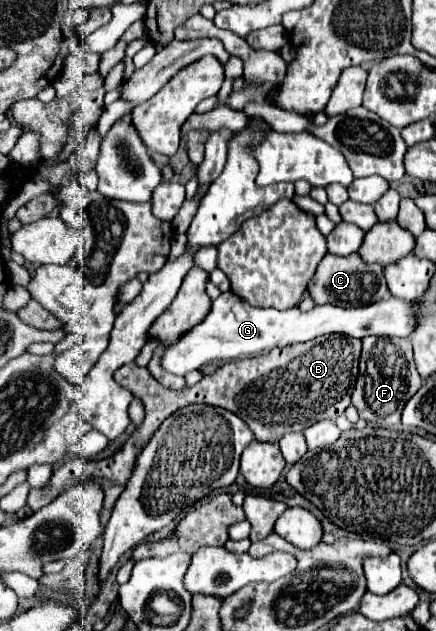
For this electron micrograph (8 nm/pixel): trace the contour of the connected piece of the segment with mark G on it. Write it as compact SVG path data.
M232 291L222 293L208 313L208 317L188 331L178 343L164 349L162 365L166 371L176 375L186 375L212 361L230 361L236 357L256 355L262 351L270 351L274 347L288 347L294 343L304 343L316 339L320 335L350 335L350 337L366 337L366 335L390 335L390 337L408 337L412 331L412 307L396 297L386 297L378 303L366 307L334 307L334 305L316 305L312 311L302 313L298 307L278 311L278 309L258 309L250 307L246 301L238 299Z

